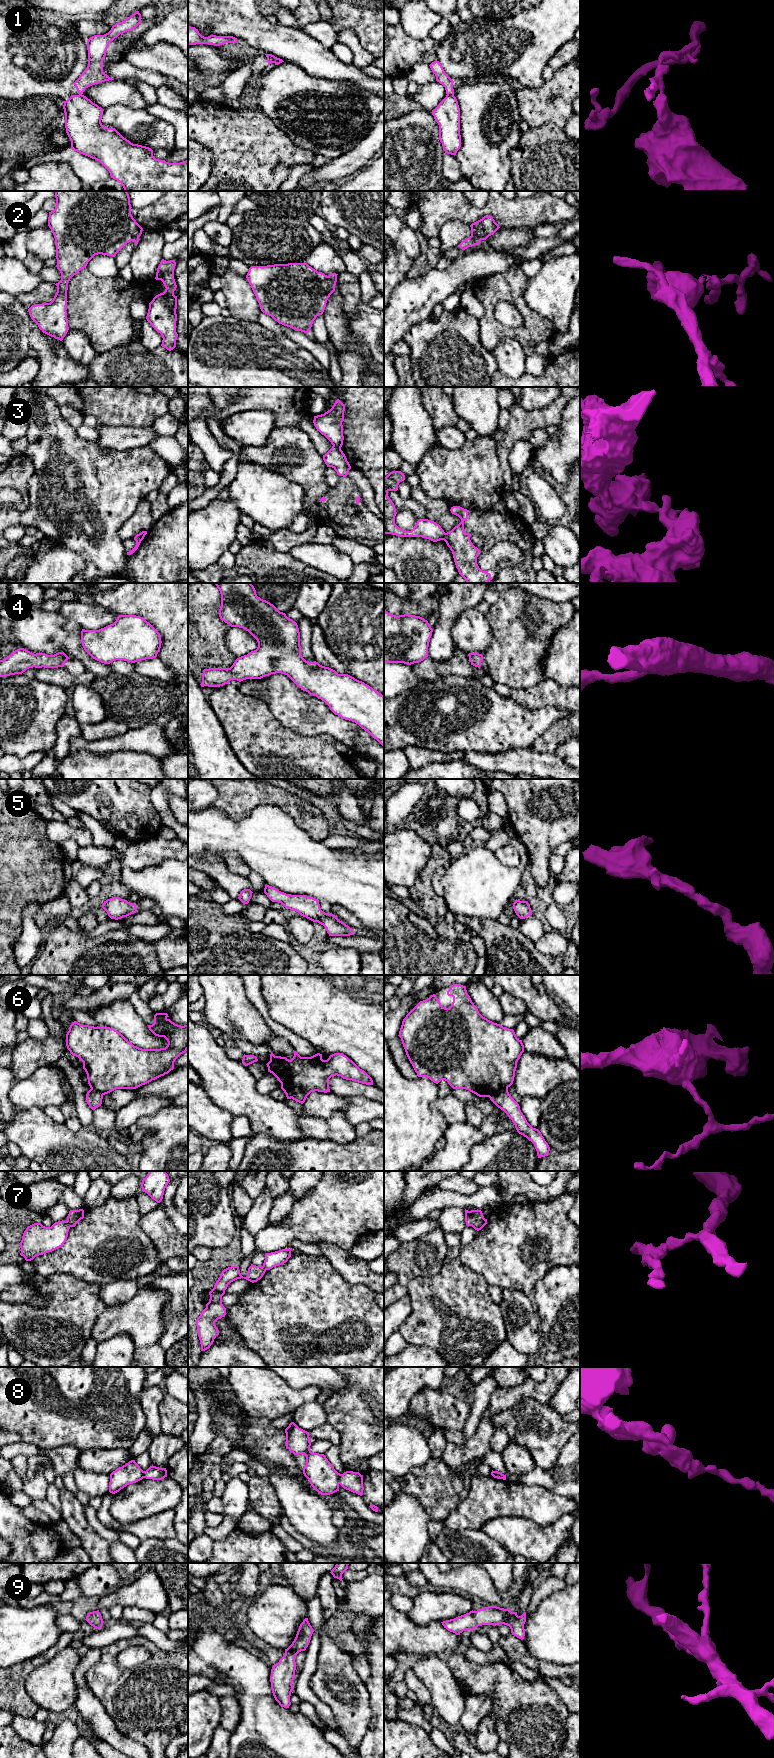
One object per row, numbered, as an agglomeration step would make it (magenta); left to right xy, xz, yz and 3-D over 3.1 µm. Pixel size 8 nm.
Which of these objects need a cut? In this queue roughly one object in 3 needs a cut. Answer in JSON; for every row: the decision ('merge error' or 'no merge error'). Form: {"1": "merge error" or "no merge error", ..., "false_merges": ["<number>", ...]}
{"1": "merge error", "2": "merge error", "3": "merge error", "4": "no merge error", "5": "no merge error", "6": "merge error", "7": "merge error", "8": "merge error", "9": "no merge error", "false_merges": ["1", "2", "3", "6", "7", "8"]}

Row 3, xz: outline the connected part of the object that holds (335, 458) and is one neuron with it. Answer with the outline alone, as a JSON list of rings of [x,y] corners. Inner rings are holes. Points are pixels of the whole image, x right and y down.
[[[332,446],[332,448],[323,455],[323,460],[327,467],[332,467],[339,476],[346,477],[351,469],[345,454],[336,446]]]

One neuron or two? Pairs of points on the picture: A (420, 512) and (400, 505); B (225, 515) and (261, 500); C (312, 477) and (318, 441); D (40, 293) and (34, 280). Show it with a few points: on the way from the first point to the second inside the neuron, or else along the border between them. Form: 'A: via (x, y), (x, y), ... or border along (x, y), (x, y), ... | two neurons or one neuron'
A: via (415, 507), (405, 505) | one neuron
B: border along (230, 497), (235, 501), (237, 508), (241, 512) | two neurons
C: border along (303, 429), (314, 447), (322, 455) | two neurons
D: border along (42, 281), (31, 291), (20, 293), (16, 297) | two neurons

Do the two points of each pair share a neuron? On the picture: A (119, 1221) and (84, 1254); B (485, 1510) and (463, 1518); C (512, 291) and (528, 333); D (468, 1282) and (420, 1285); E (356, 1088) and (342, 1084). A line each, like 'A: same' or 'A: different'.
A: same
B: same
C: same
D: same
E: same

